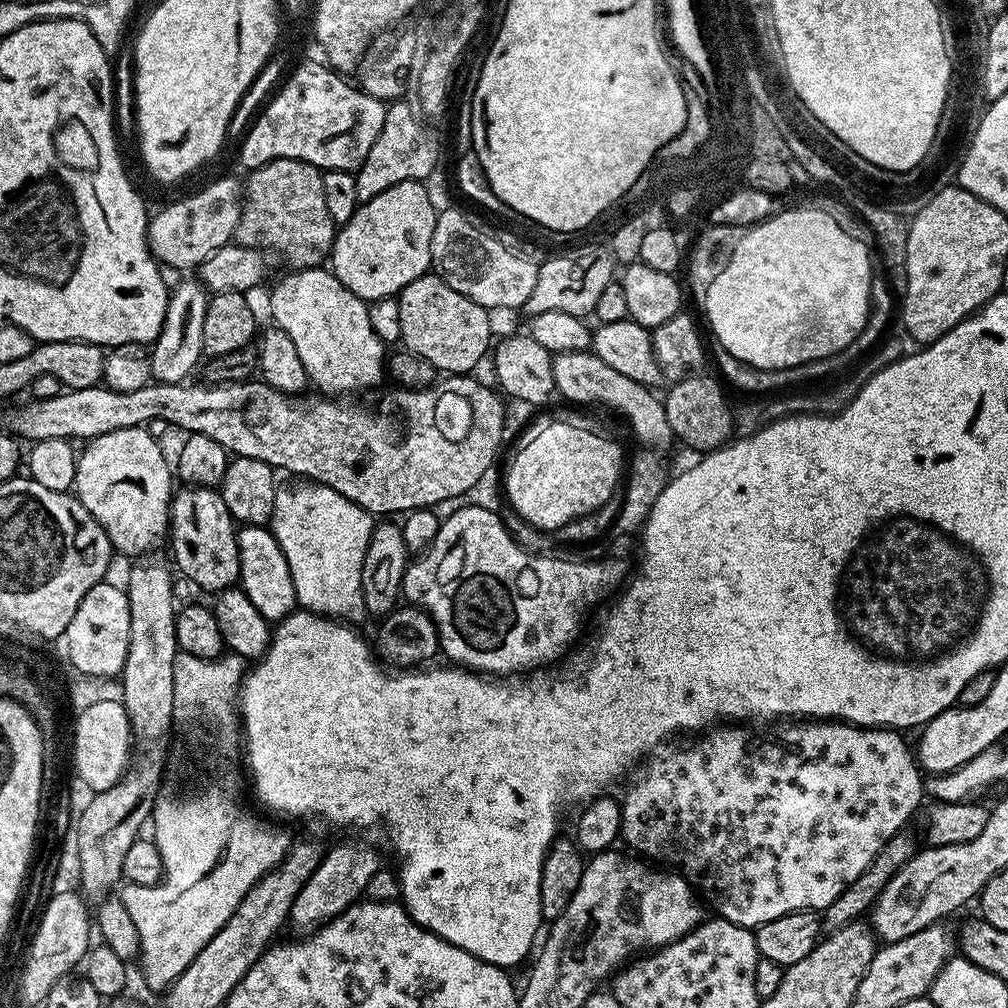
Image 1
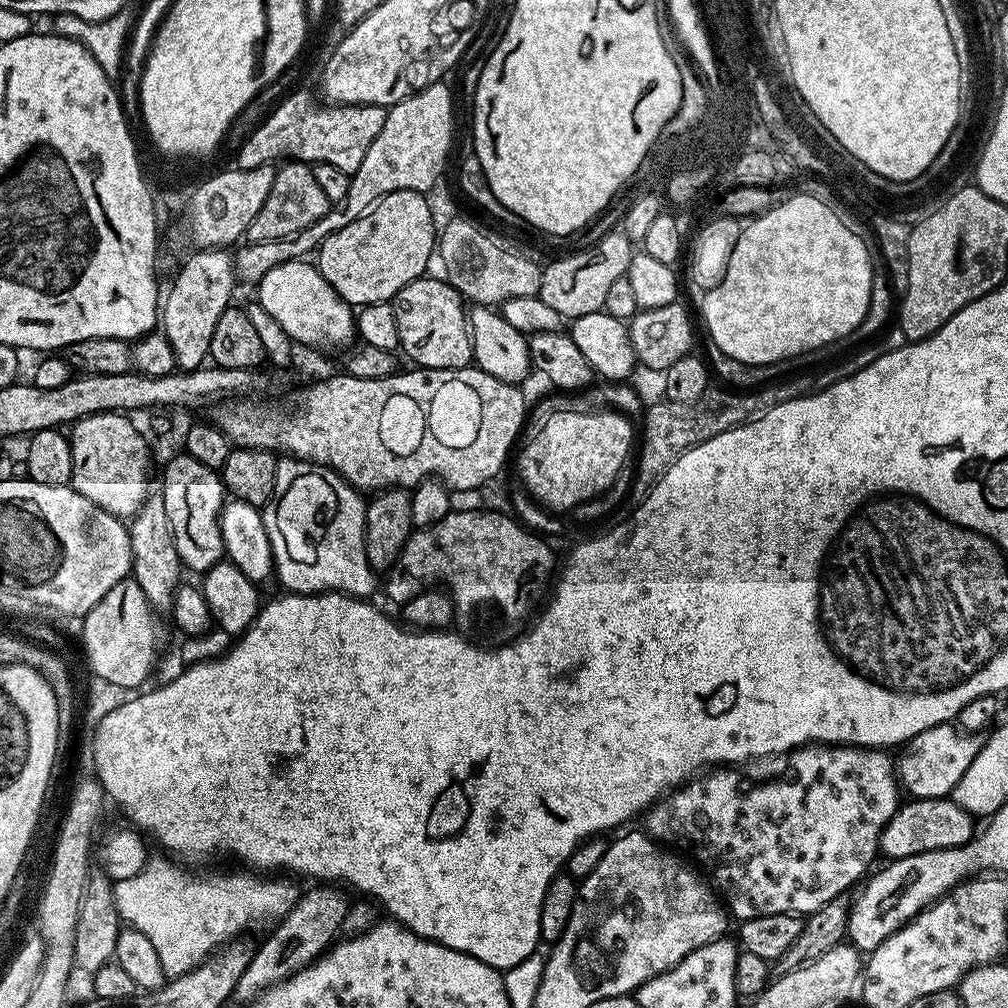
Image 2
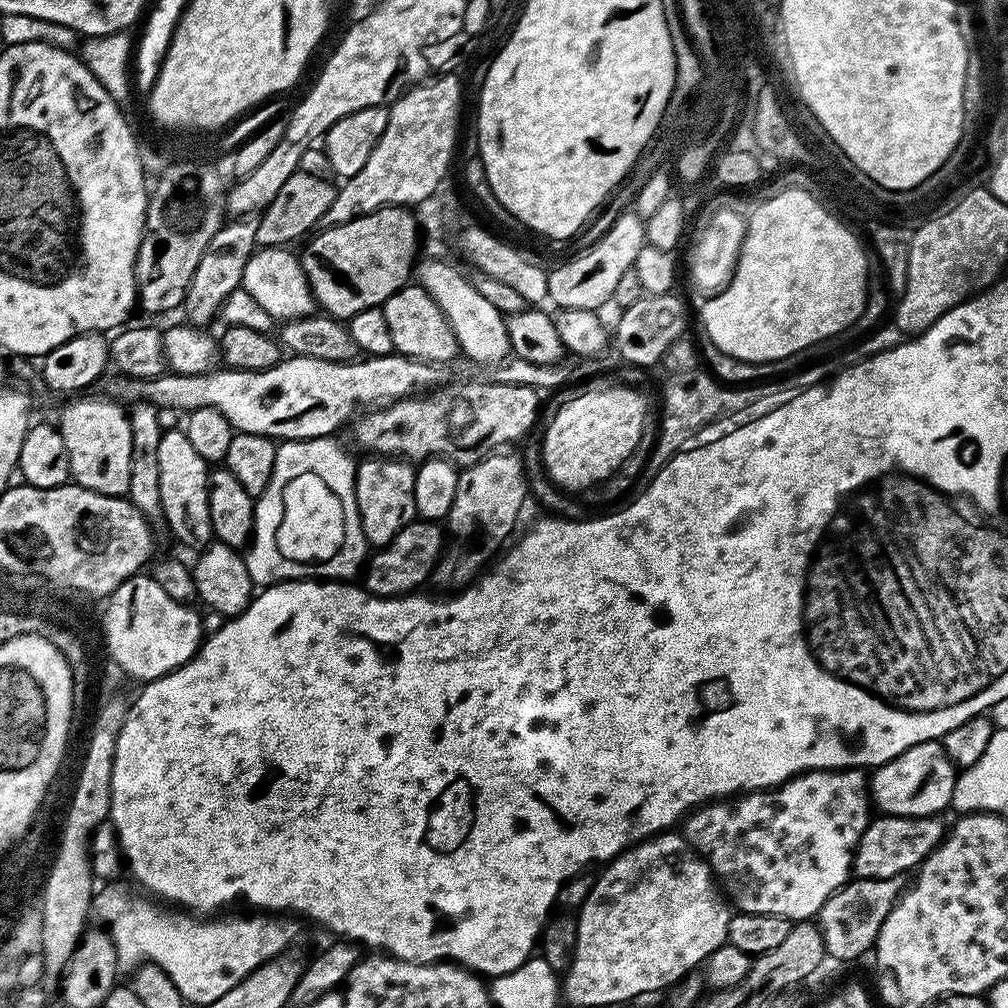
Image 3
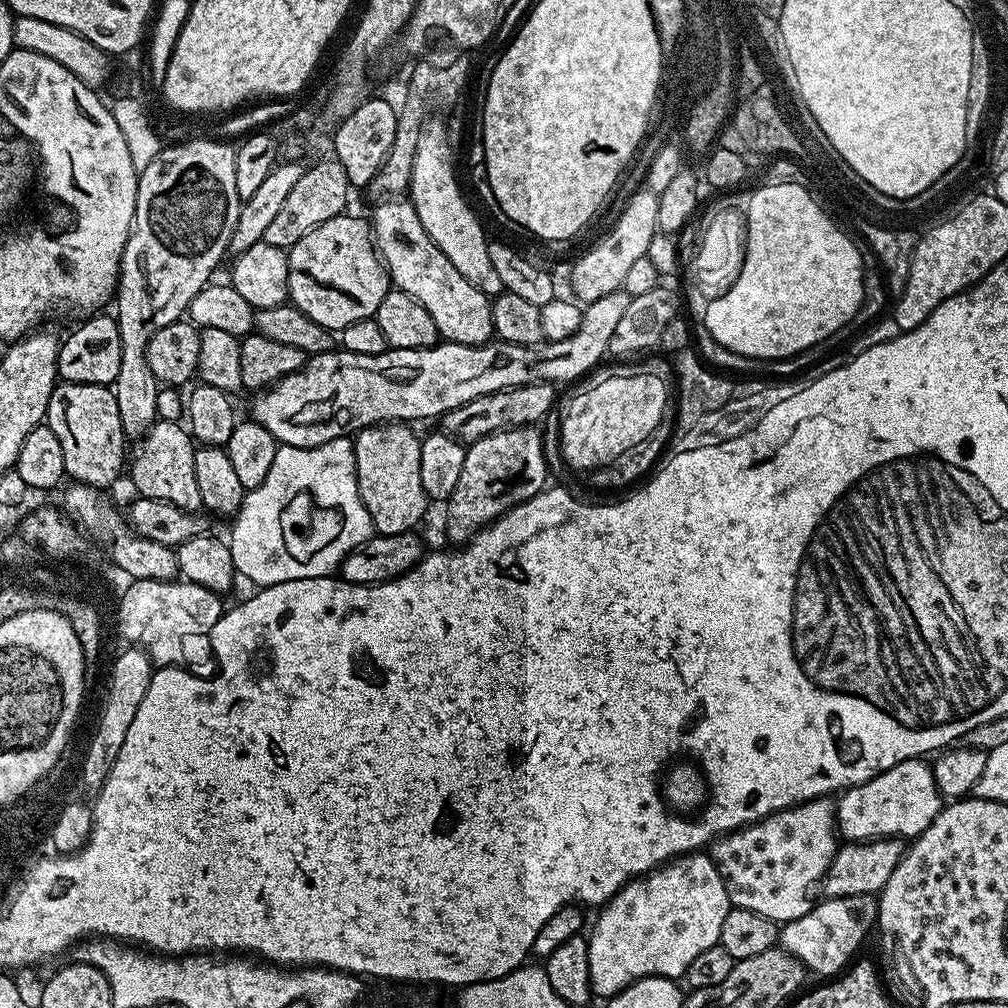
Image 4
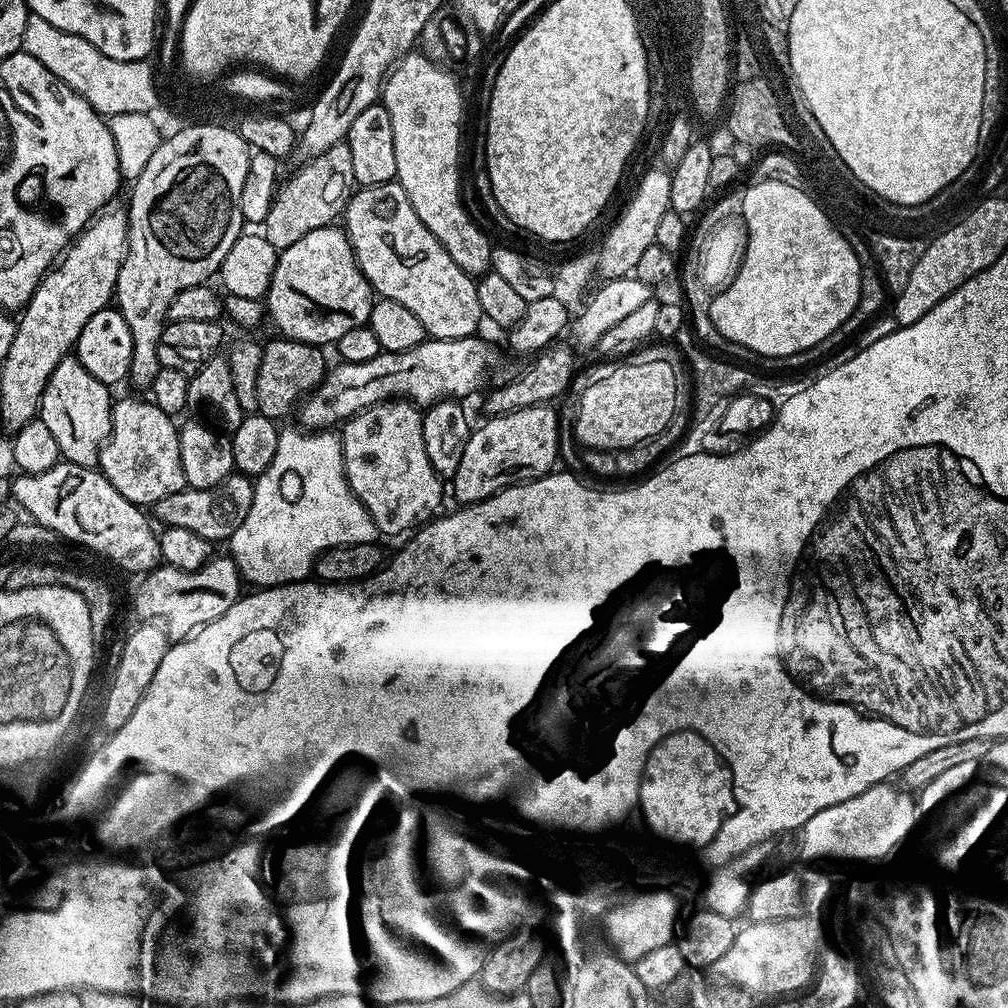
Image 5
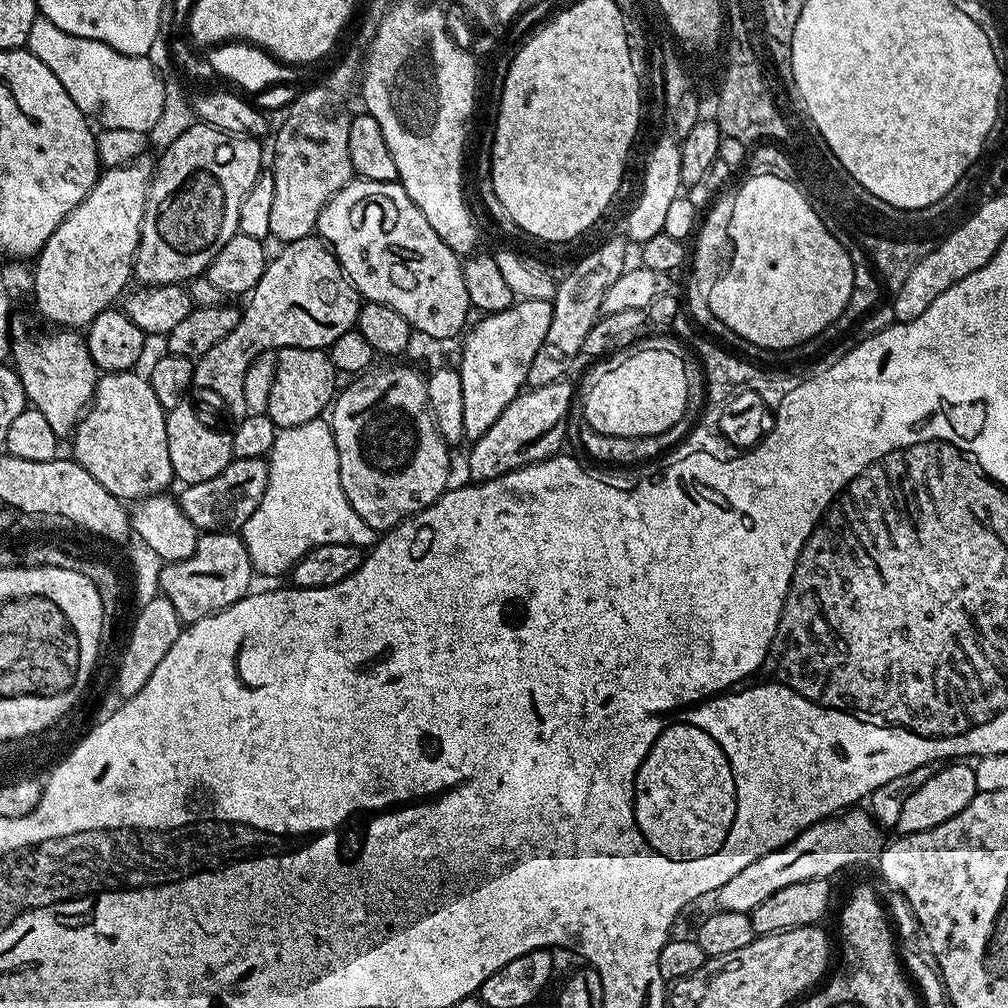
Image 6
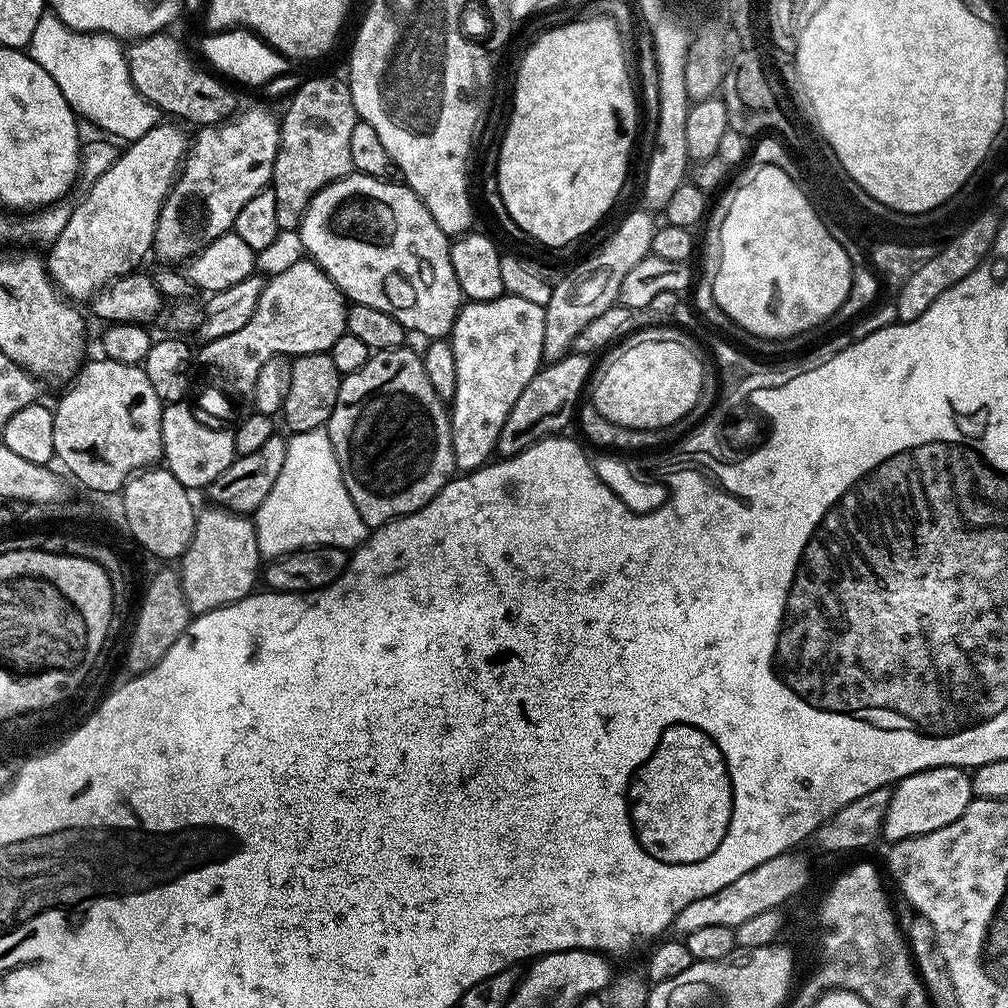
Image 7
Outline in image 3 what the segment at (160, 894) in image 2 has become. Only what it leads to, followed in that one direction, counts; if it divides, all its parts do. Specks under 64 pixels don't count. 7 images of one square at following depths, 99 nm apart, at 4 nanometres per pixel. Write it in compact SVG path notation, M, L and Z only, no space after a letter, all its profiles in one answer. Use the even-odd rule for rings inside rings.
M108 882L101 888L104 889L101 892L99 889L94 896L94 916L101 920L97 920L101 925L106 926L106 931L114 942L117 965L121 969L135 970L145 961L156 964L170 976L170 981L174 982L174 986L181 992L181 998L189 1005L207 1006L210 1002L222 998L226 990L234 990L234 986L238 986L238 982L245 980L255 968L262 966L267 960L287 953L288 943L296 936L297 921L281 918L276 914L224 914L219 918L201 918L184 910L161 906L143 895L135 896L130 889L123 888L120 882Z

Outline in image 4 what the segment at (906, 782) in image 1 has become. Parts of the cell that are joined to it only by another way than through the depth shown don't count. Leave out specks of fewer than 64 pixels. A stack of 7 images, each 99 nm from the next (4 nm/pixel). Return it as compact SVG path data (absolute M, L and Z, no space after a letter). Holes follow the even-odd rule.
M821 798L806 800L793 808L783 808L781 812L772 812L755 824L727 832L725 836L712 841L710 855L716 864L718 874L722 874L726 894L734 908L754 910L754 914L762 914L762 918L787 922L802 918L812 908L813 901L808 900L808 895L811 894L812 887L815 884L817 887L828 873L837 847L836 805L831 799Z

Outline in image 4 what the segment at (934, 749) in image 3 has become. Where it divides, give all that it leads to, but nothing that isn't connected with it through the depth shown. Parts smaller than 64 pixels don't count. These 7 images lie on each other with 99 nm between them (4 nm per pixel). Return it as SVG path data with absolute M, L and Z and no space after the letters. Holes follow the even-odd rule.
M917 758L898 762L865 784L847 789L835 805L839 835L848 842L863 842L921 836L940 813L942 797L932 773L932 764L927 759Z

